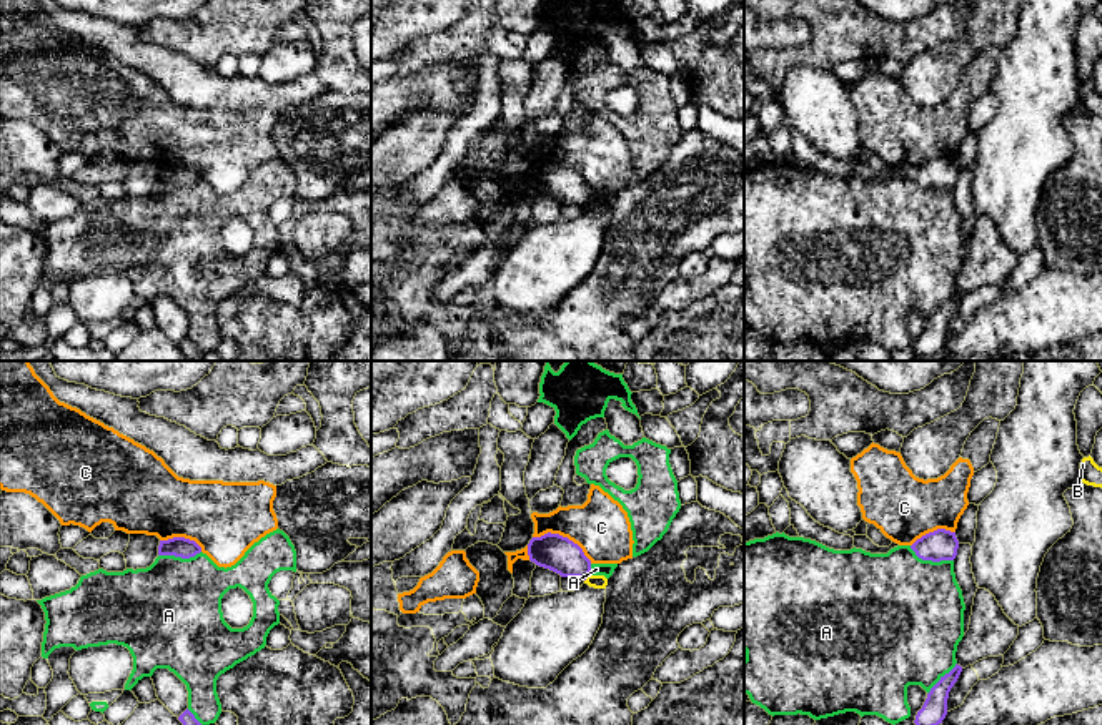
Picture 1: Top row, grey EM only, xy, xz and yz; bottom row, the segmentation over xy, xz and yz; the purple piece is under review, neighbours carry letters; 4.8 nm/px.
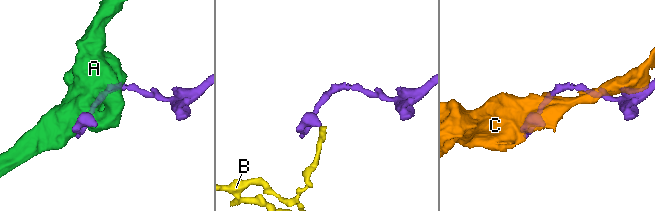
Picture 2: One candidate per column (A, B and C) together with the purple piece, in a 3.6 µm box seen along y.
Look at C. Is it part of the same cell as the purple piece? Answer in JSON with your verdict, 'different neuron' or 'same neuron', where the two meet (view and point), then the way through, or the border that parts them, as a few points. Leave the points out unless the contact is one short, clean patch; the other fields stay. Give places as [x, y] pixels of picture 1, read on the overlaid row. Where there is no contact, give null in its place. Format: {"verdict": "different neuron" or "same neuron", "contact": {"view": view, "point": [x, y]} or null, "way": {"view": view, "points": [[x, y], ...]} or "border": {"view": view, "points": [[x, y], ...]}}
{"verdict": "different neuron", "contact": {"view": "xz", "point": [565, 537]}, "border": {"view": "xz", "points": [[533, 536], [546, 532], [566, 536], [591, 562]]}}

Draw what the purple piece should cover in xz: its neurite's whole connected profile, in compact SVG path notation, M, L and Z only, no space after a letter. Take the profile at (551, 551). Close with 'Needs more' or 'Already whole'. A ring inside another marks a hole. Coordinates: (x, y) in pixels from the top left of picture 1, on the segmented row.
M544 534L533 537L528 544L529 560L539 567L549 569L561 577L579 577L586 580L591 572L591 560L583 549L559 534Z. Already whole

